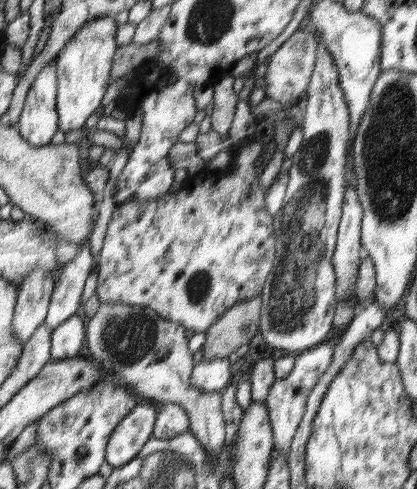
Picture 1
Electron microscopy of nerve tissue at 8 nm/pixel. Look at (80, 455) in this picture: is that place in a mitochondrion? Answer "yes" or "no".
no

